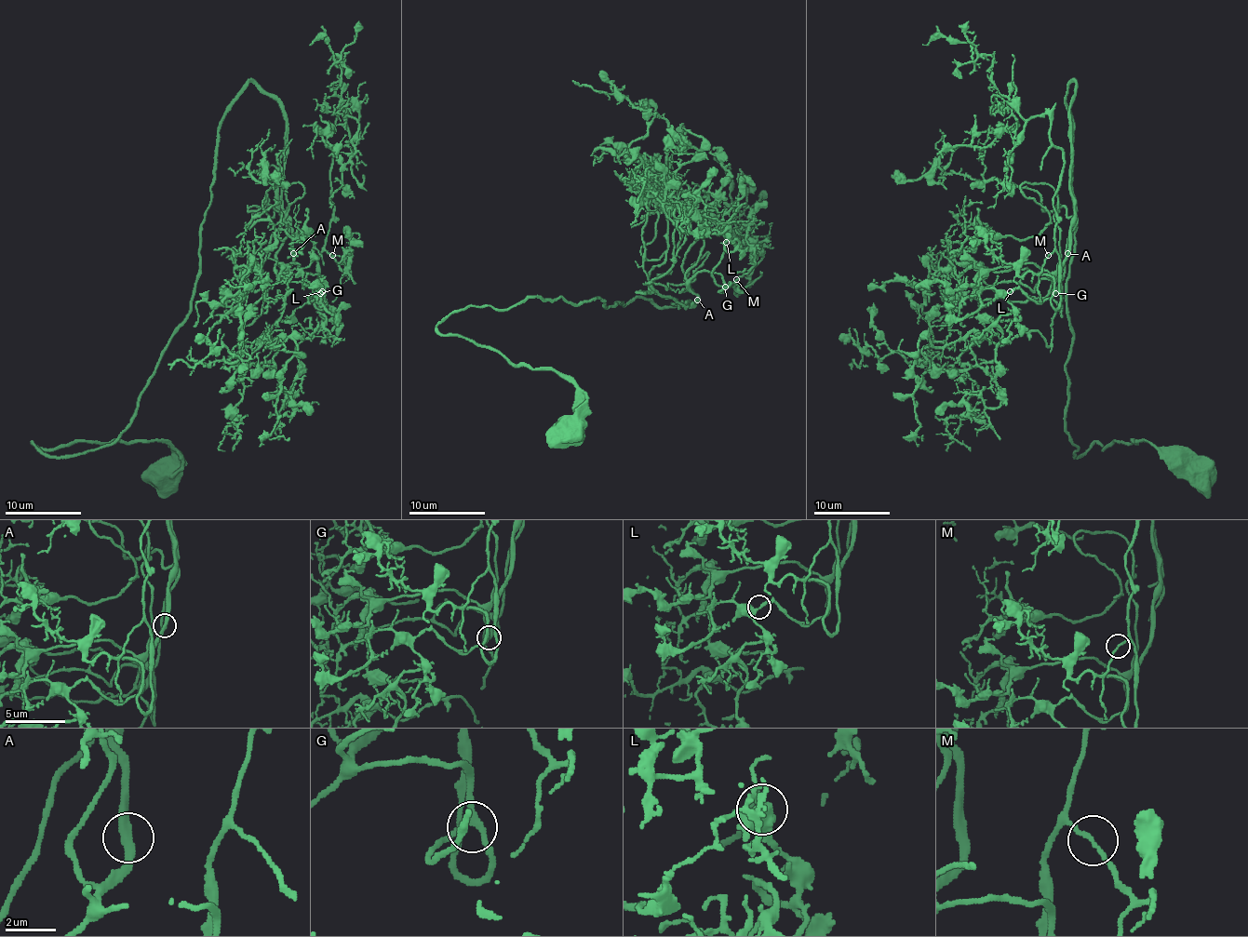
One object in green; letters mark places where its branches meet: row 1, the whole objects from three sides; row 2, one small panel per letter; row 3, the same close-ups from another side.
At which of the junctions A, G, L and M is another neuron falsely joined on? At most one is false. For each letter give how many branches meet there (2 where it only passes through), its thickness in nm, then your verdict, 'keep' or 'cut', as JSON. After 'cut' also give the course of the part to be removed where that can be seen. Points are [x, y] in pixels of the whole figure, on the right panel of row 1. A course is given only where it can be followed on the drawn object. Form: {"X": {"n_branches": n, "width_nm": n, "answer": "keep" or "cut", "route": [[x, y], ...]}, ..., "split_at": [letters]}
{"A": {"n_branches": 2, "width_nm": 320, "answer": "keep"}, "G": {"n_branches": 3, "width_nm": 200, "answer": "keep"}, "L": {"n_branches": 3, "width_nm": 240, "answer": "keep"}, "M": {"n_branches": 2, "width_nm": 150, "answer": "keep"}, "split_at": []}

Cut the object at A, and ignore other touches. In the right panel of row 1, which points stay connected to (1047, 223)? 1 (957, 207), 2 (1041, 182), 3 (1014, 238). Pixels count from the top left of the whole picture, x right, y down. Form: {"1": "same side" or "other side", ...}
{"1": "same side", "2": "same side", "3": "same side"}

